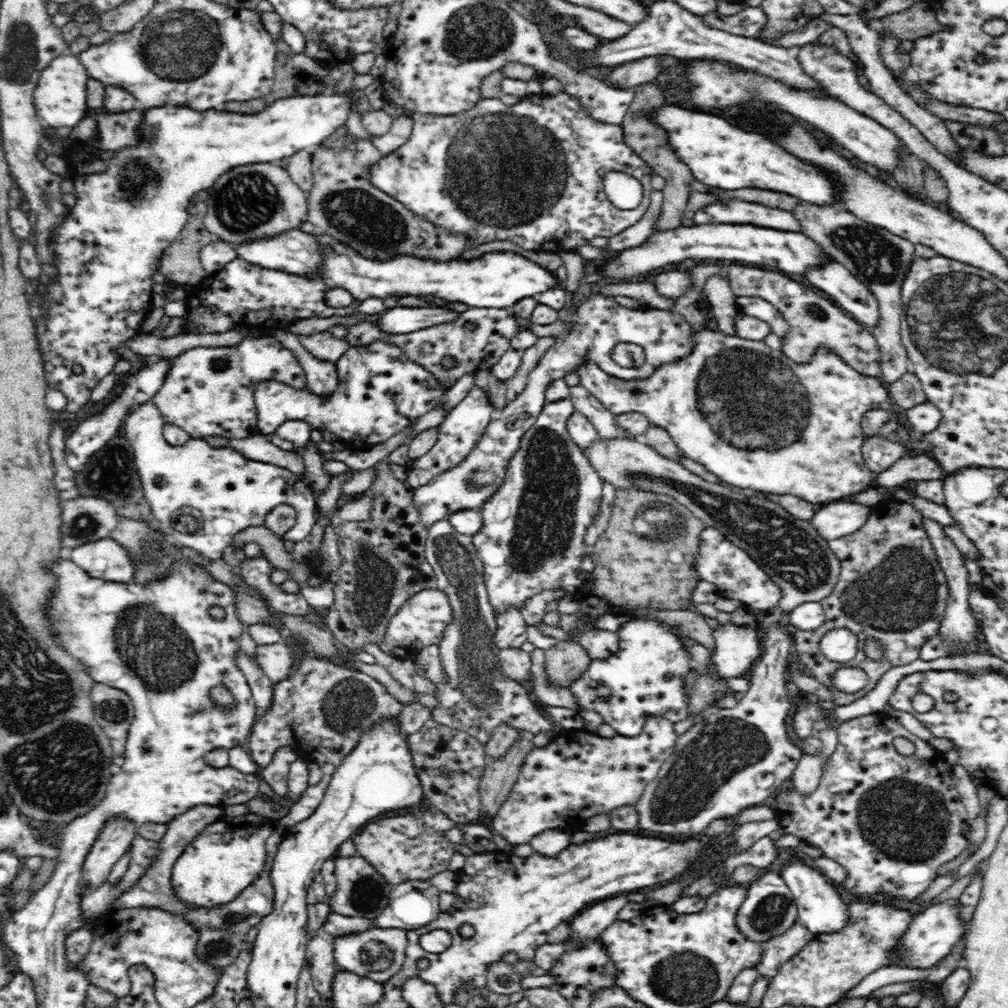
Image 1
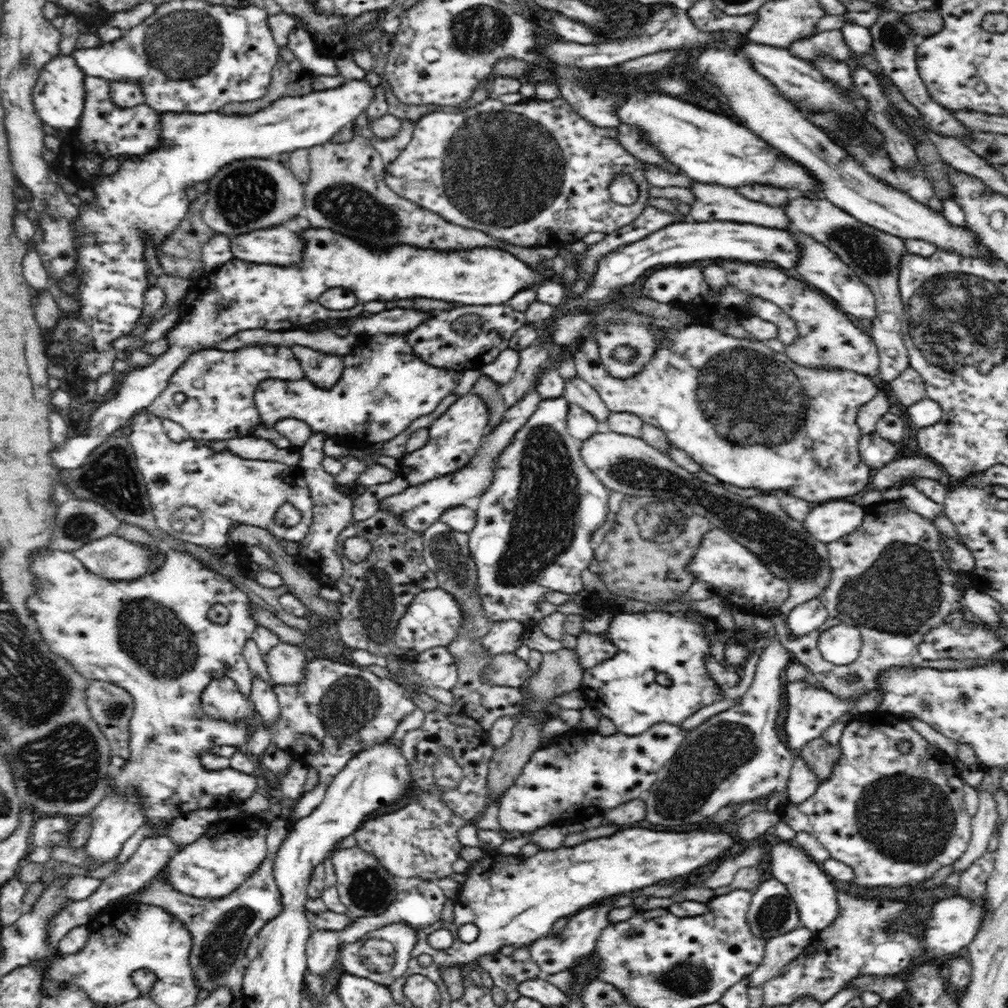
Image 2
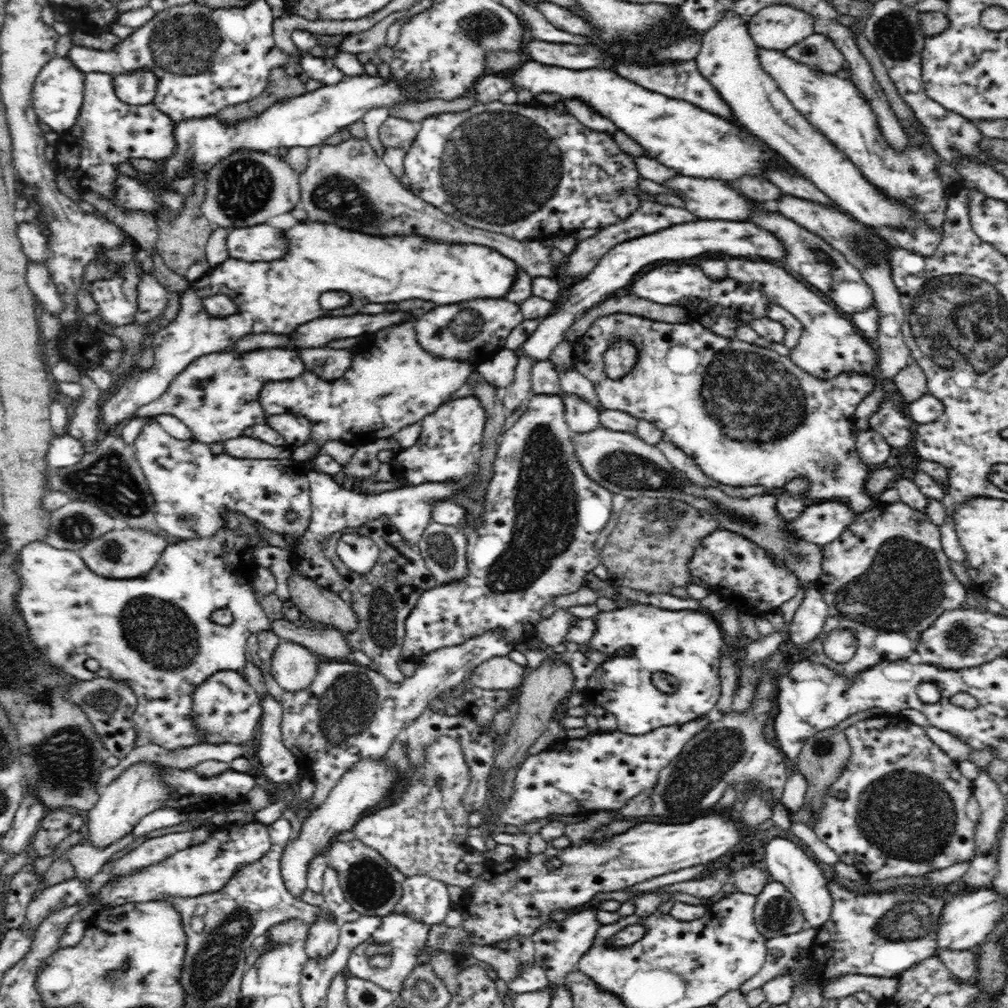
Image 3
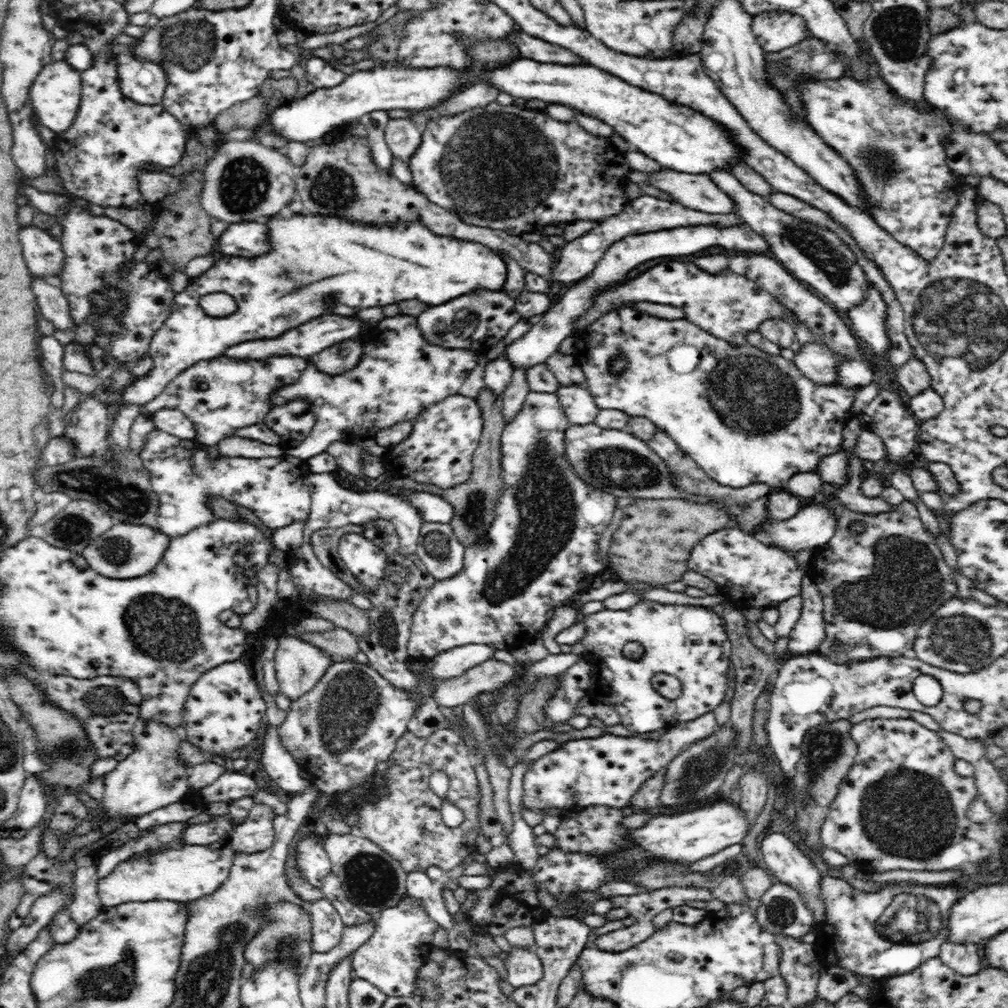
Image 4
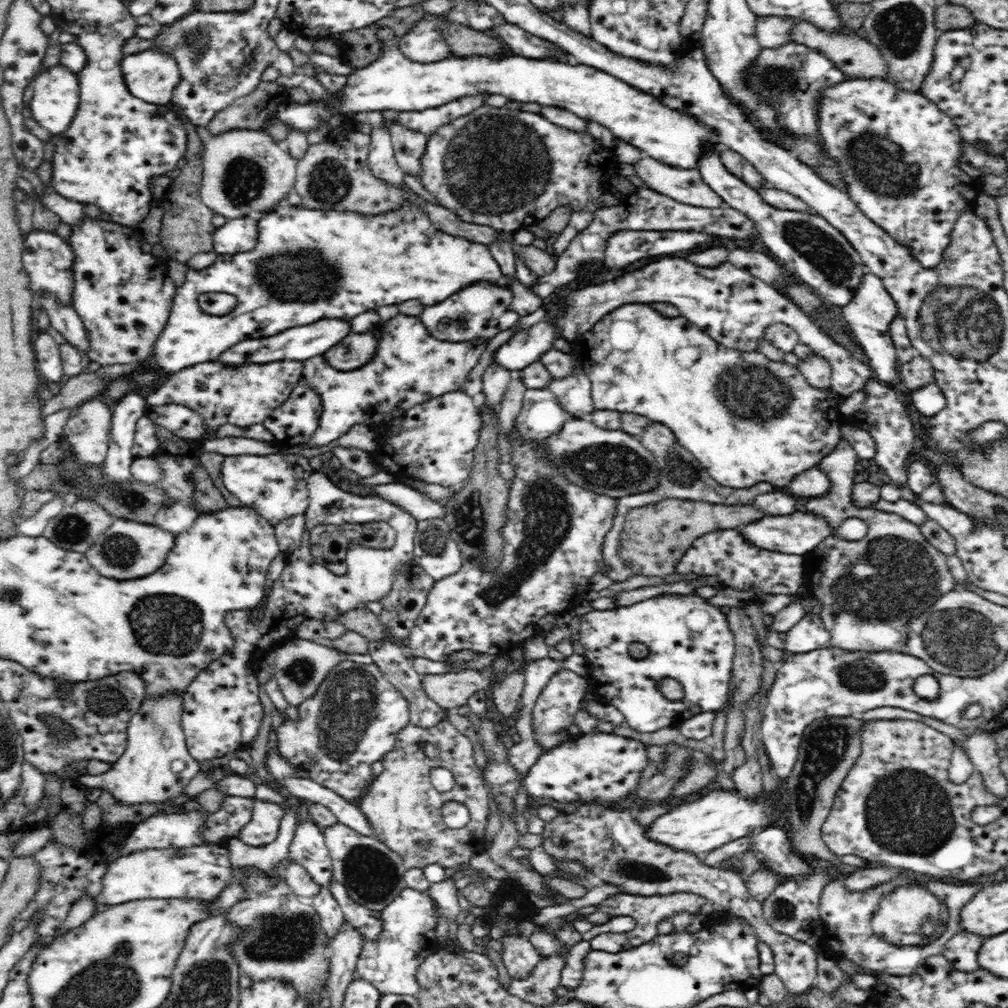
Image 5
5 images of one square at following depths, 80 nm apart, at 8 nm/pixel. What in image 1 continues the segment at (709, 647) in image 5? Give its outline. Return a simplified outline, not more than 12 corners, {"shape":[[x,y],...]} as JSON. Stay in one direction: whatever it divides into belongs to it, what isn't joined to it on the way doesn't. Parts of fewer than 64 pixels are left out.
{"shape":[[629,620],[568,689],[618,735],[689,716],[676,628]]}

